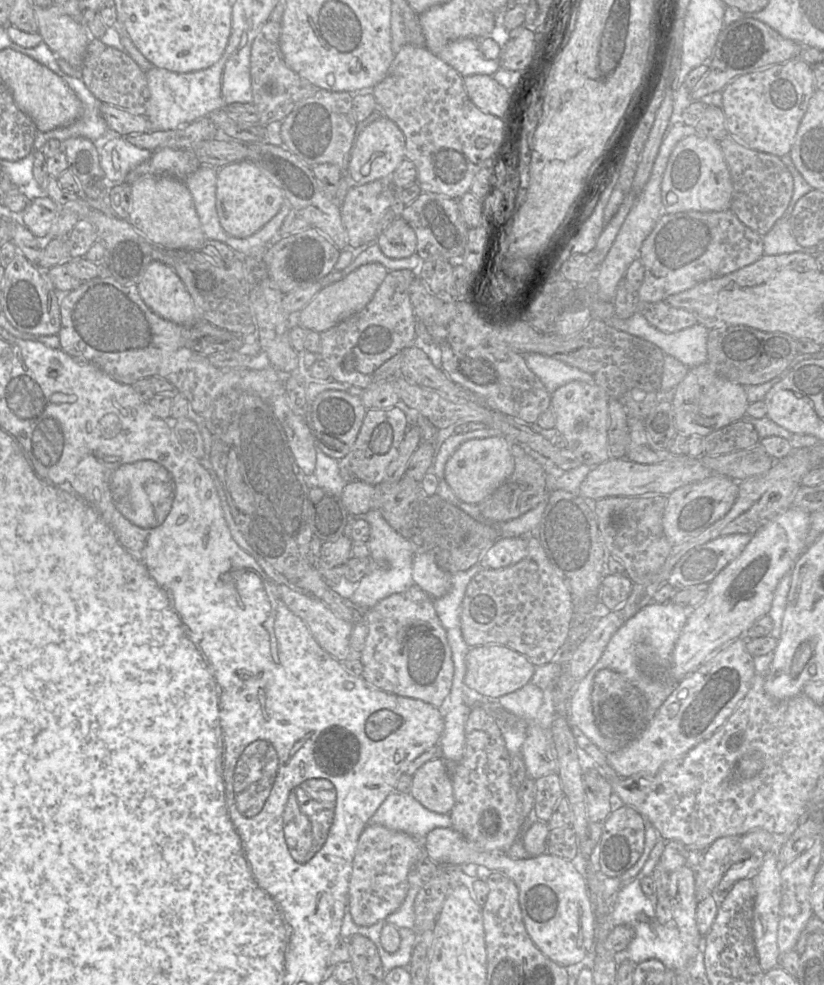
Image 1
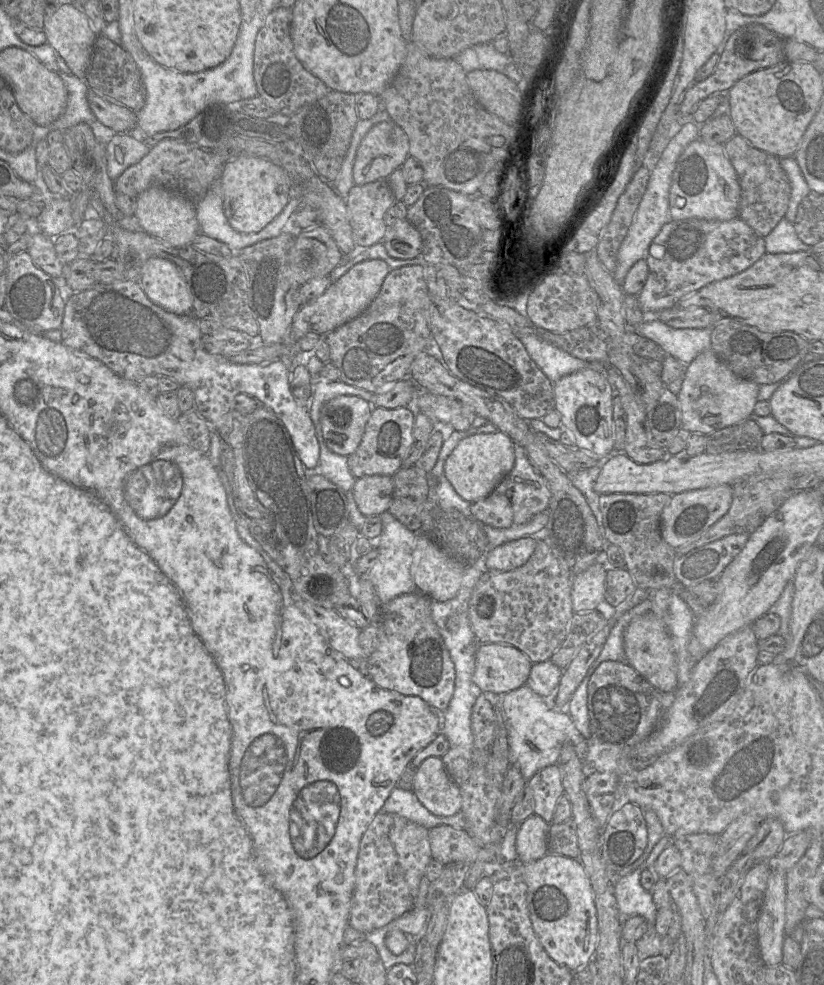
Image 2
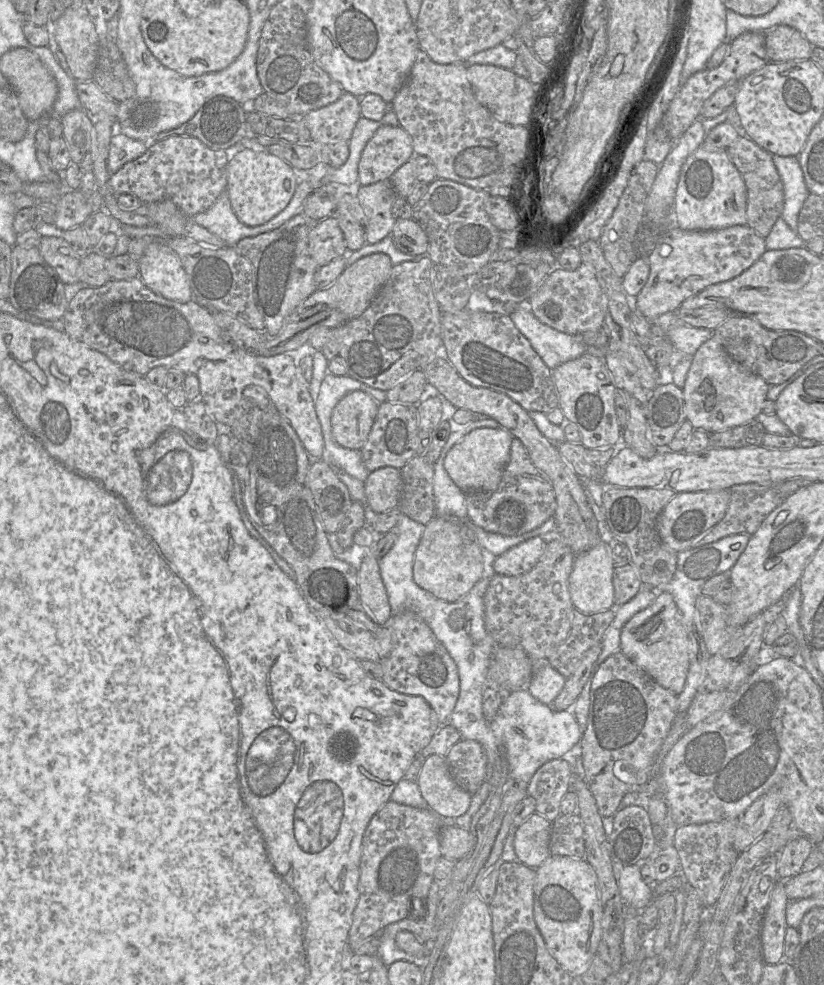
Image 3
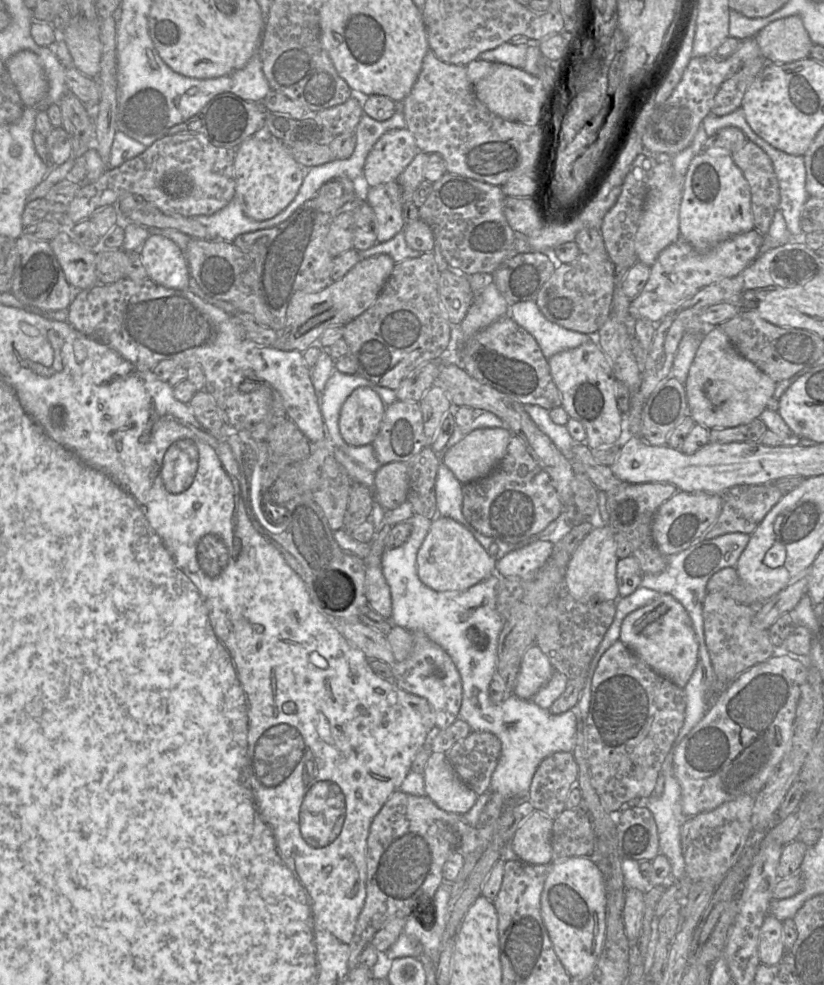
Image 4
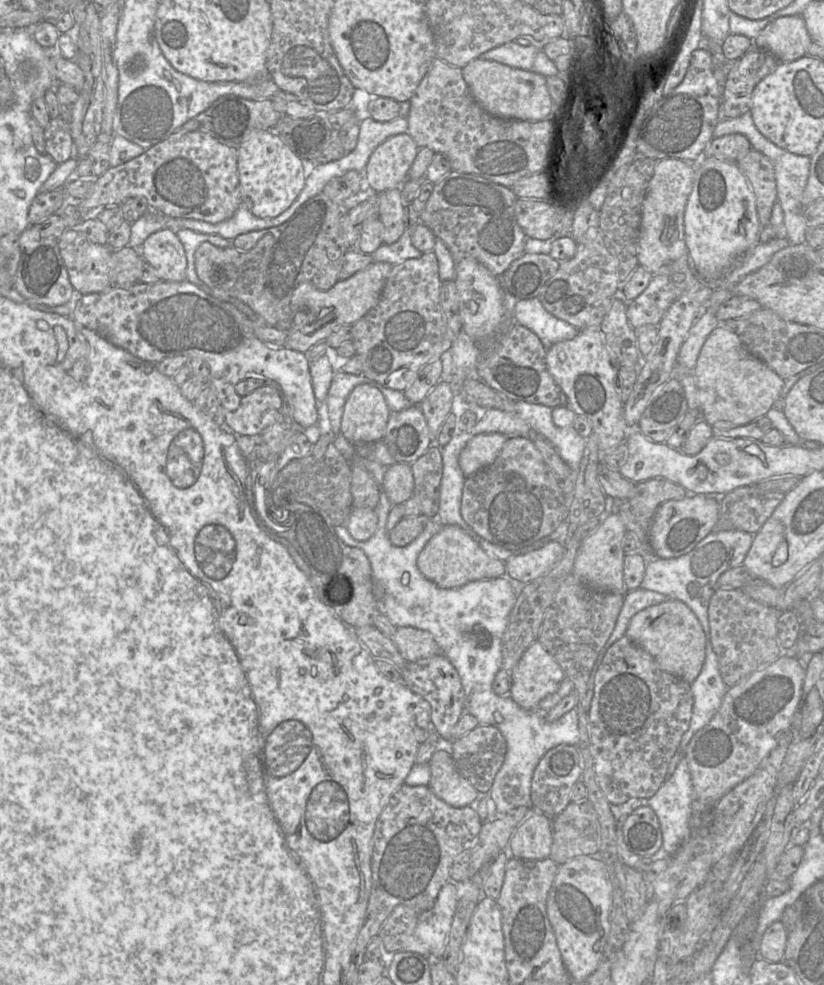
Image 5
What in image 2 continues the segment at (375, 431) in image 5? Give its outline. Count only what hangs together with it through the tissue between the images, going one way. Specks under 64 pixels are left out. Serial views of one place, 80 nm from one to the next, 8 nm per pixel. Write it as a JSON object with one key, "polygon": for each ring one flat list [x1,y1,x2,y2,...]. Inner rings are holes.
{"polygon":[[340,395,327,401,320,411,320,425,329,450,349,456,364,434,373,406,359,396]]}

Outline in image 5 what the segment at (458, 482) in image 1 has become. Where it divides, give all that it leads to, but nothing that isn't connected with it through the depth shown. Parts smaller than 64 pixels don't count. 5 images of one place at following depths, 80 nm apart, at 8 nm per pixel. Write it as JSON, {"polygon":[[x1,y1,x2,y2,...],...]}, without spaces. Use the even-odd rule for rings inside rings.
{"polygon":[[499,432,475,435,459,454,459,466,467,477,491,464,501,451,507,437]]}

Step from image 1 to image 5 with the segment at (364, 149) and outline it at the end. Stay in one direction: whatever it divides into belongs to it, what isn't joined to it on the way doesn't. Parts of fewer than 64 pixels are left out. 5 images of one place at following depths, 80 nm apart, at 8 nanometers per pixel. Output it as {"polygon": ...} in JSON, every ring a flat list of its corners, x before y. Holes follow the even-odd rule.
{"polygon":[[407,132,389,137,371,154,364,169,371,188,377,193,400,188,419,147]]}

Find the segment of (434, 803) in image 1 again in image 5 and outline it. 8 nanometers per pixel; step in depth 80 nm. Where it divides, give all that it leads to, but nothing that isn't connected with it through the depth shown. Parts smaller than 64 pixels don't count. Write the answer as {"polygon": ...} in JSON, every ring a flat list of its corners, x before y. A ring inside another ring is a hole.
{"polygon":[[444,743,428,763,431,771,429,787,439,799,452,807,469,806,479,797,479,792,460,775]]}

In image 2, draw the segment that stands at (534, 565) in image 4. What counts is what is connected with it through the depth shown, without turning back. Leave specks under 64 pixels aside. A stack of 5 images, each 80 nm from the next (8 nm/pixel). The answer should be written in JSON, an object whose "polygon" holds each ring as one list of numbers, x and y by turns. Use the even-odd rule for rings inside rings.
{"polygon":[[523,537,497,546,486,554,486,569,511,571,519,568,529,560,535,547,536,540,533,537]]}

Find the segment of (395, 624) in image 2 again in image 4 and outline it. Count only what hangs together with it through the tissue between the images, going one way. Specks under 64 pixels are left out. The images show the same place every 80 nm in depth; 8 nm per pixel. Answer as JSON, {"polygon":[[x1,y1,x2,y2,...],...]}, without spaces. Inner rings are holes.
{"polygon":[[411,631,413,646,408,657,390,665,393,682,402,690,425,698,430,704,435,717,435,730,448,728,458,719,462,703,462,684,459,672,450,656,438,644,422,632]]}

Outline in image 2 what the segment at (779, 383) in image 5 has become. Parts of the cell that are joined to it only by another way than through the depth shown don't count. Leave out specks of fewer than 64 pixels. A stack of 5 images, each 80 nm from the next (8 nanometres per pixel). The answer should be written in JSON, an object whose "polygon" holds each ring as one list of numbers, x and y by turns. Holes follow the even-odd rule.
{"polygon":[[701,352,685,368,680,392,681,426,691,433,709,435,728,426,742,422,753,415,758,402,757,383,733,373,713,352]]}

